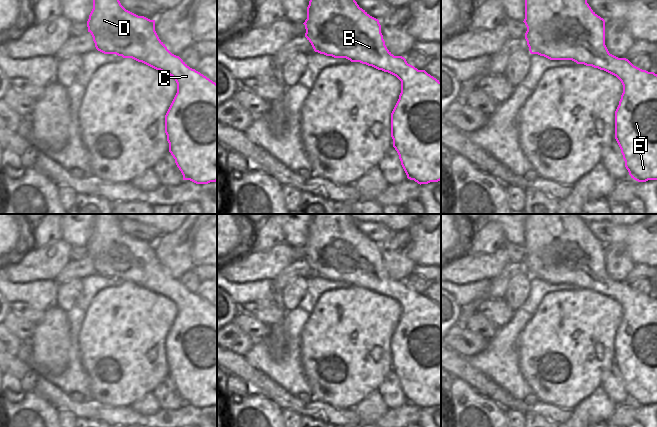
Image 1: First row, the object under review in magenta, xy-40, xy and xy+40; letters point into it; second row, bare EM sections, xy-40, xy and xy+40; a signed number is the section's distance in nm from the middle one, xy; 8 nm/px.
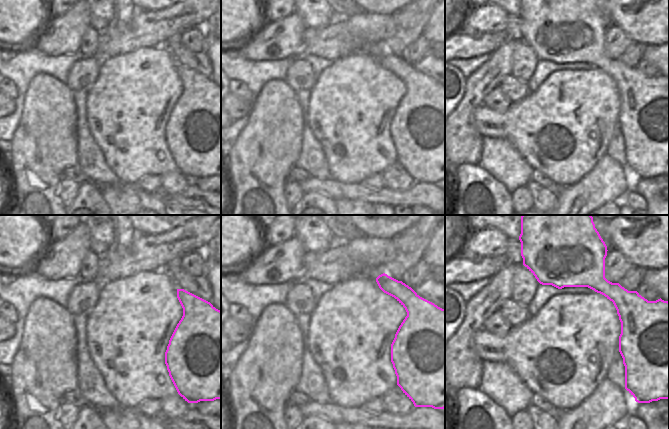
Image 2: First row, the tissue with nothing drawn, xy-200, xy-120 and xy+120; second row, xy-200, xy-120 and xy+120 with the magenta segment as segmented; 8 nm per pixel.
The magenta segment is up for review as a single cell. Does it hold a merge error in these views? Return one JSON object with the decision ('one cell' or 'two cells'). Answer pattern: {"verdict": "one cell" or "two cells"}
{"verdict": "one cell"}

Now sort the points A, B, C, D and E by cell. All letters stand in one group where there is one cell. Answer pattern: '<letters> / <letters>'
A B C D E

